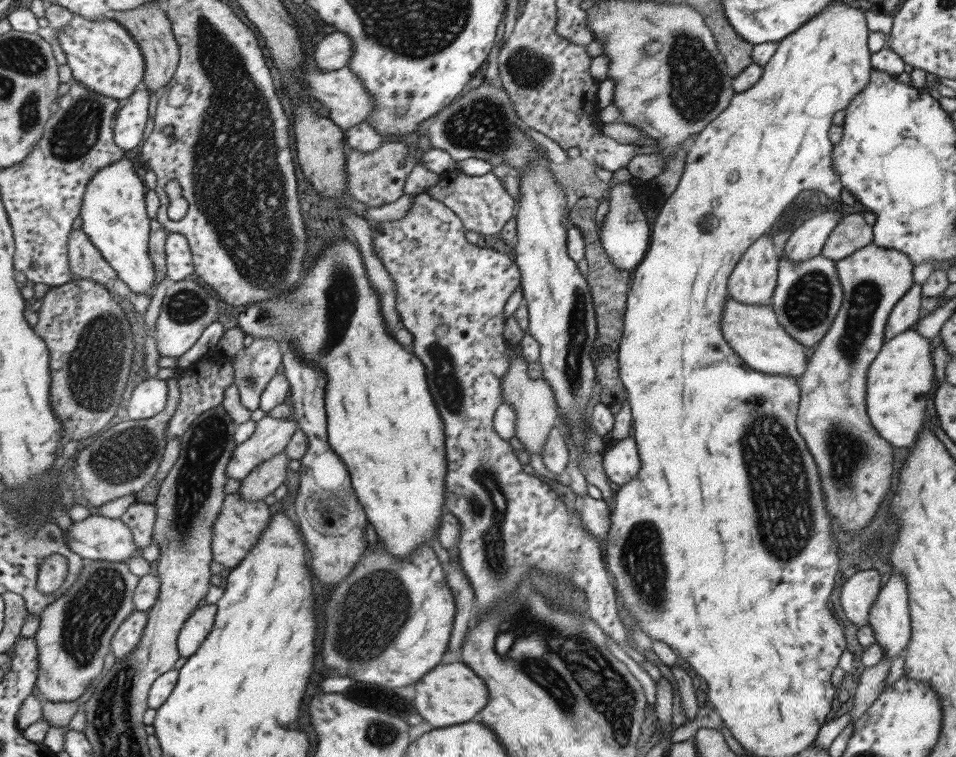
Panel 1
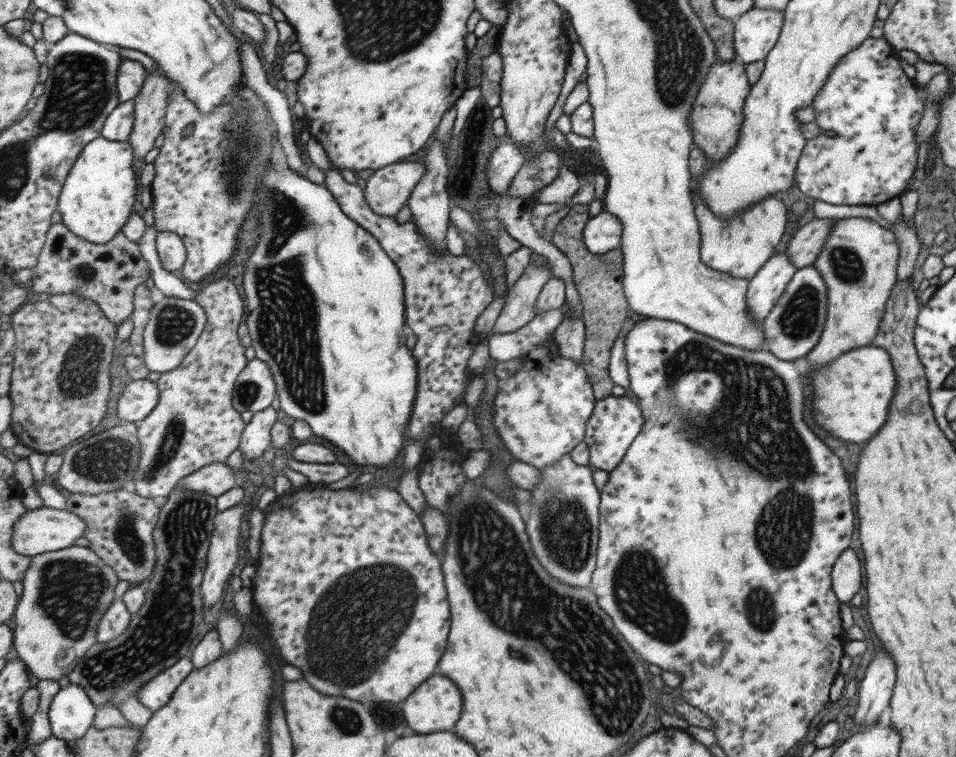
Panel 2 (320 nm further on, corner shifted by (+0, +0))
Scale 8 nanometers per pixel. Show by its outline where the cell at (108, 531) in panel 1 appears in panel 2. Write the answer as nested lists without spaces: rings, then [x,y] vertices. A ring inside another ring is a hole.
[[[39,507],[26,512],[20,521],[16,522],[13,531],[12,545],[19,554],[37,556],[41,553],[56,551],[75,544],[77,538],[84,536],[86,522],[74,512],[51,507]]]

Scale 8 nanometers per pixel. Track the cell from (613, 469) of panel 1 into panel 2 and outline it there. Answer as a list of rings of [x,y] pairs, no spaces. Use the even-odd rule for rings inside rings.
[[[609,395],[601,400],[596,400],[591,414],[586,418],[582,438],[589,453],[589,464],[605,470],[607,473],[613,470],[640,431],[643,421],[639,405],[631,402],[625,395],[620,397]]]

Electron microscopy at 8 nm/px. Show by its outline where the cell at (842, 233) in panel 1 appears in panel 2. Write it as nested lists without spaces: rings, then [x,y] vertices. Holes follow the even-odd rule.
[[[814,218],[808,224],[801,226],[793,238],[785,244],[785,257],[787,260],[797,269],[806,266],[812,266],[813,261],[819,256],[823,244],[825,244],[825,238],[831,230],[831,226],[835,224],[837,220],[825,218]]]

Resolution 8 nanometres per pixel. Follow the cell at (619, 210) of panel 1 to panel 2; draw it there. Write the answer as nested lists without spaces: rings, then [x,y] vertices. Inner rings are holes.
[[[601,210],[597,216],[589,218],[583,231],[584,246],[592,254],[608,253],[619,249],[621,242],[621,223],[617,217]]]

